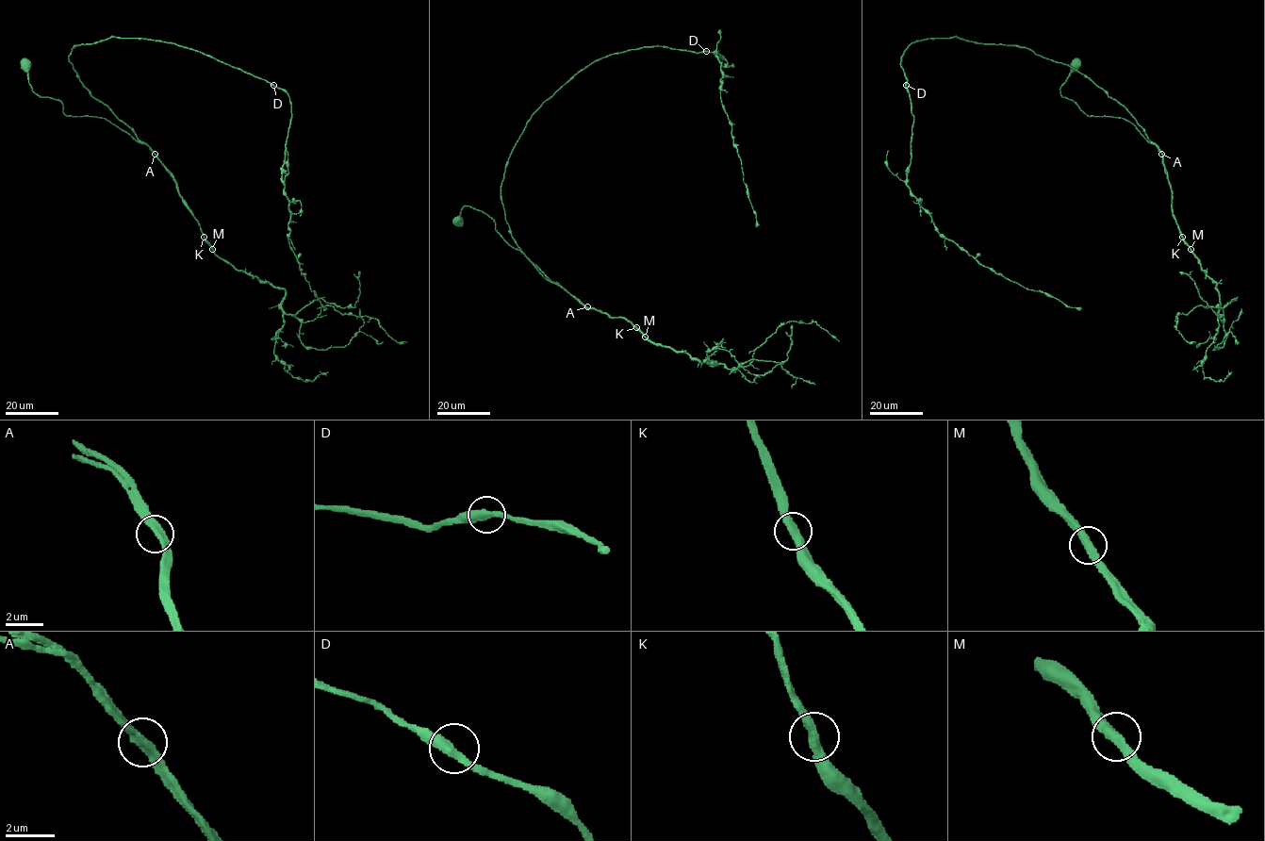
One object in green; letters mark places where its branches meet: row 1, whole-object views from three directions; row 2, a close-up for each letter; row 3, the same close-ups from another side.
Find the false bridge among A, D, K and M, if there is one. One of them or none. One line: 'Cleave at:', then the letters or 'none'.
Cleave at: none

